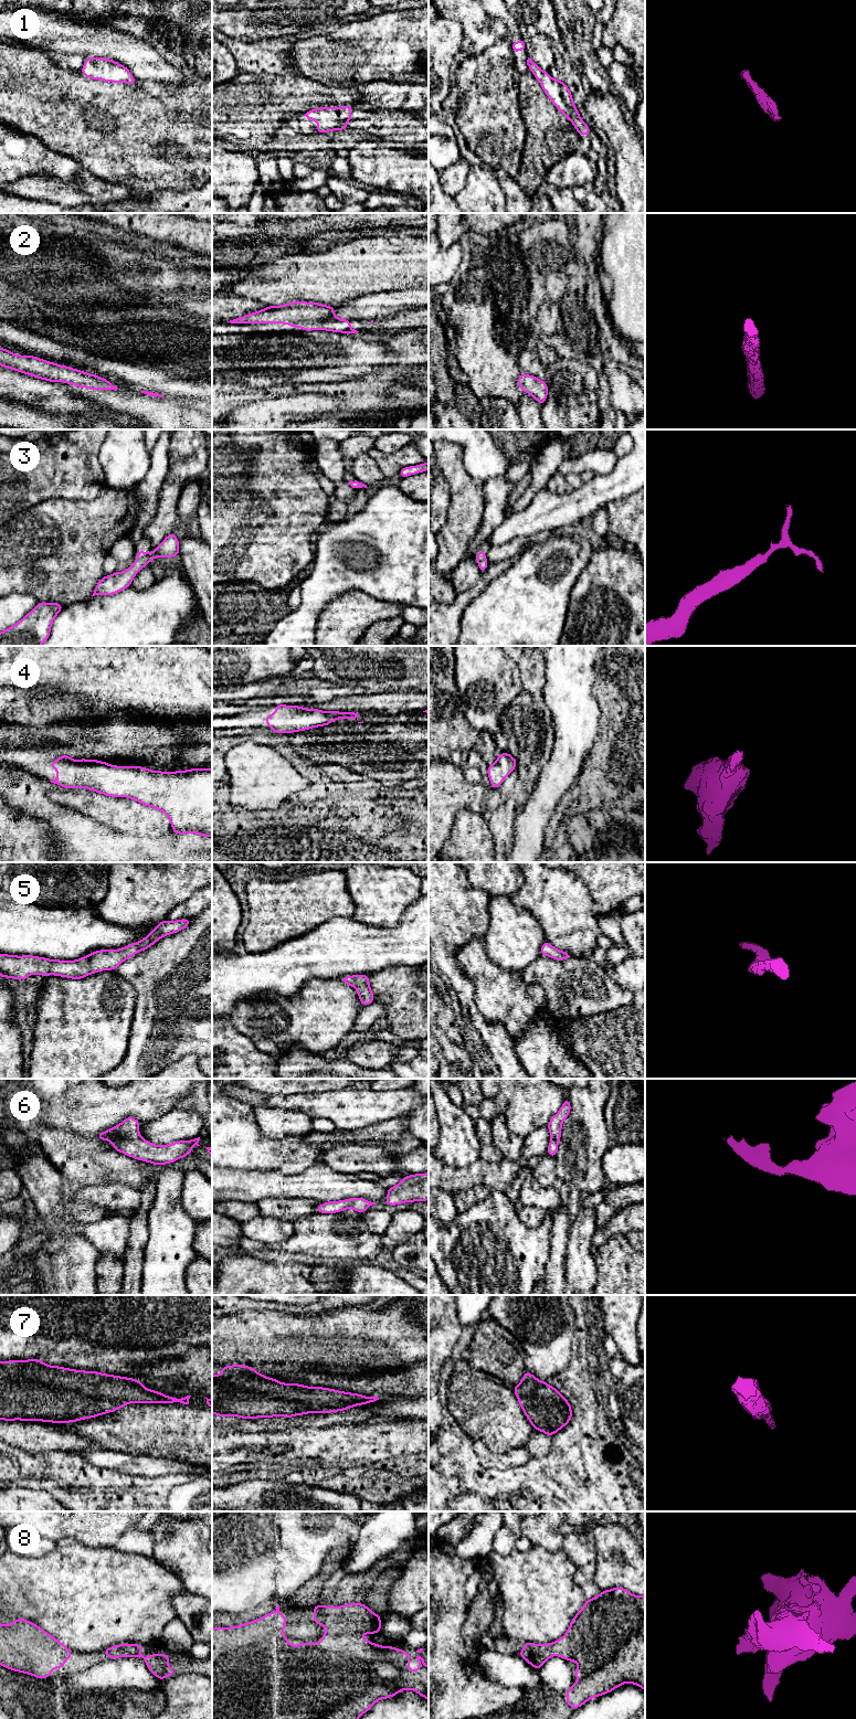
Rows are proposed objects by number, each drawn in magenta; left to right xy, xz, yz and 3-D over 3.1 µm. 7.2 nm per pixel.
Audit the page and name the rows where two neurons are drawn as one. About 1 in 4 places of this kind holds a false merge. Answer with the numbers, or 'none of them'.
none of them

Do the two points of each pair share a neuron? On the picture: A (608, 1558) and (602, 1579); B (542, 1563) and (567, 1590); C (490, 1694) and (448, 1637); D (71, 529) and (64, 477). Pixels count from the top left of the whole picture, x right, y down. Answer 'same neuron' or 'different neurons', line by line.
A: same neuron
B: same neuron
C: same neuron
D: different neurons

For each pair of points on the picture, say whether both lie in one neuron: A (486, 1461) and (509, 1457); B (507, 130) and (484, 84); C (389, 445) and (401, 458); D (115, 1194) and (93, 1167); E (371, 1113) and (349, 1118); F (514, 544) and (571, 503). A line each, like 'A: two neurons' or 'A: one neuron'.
A: one neuron
B: one neuron
C: two neurons
D: two neurons
E: one neuron
F: two neurons

